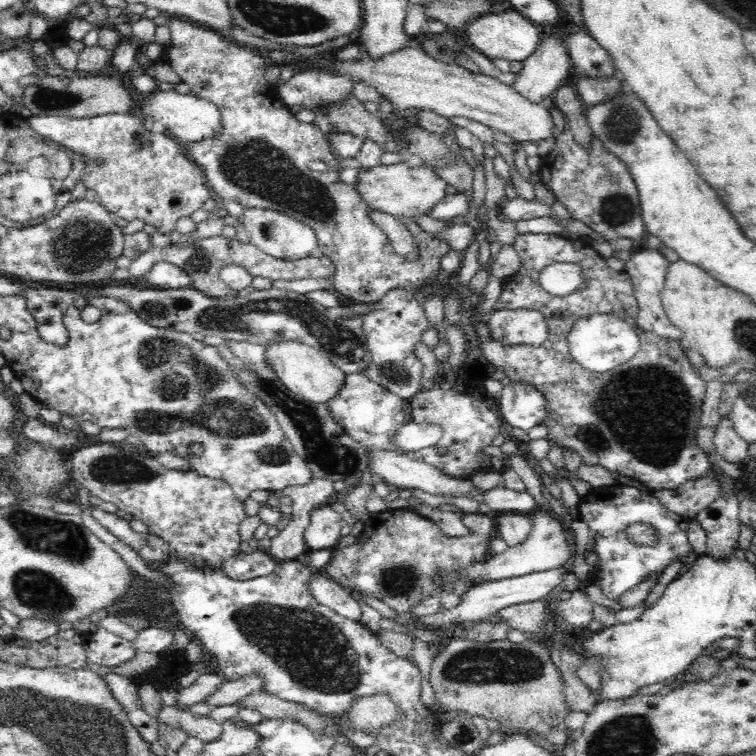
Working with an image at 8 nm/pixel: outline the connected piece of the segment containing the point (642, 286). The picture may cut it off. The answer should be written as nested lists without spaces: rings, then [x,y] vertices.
[[[638,245],[633,251],[630,260],[625,262],[625,271],[632,279],[634,296],[639,306],[637,328],[653,332],[656,336],[683,342],[682,330],[672,324],[661,301],[661,290],[664,288],[669,266],[669,260],[666,260],[666,257],[661,252],[658,252],[655,248]]]

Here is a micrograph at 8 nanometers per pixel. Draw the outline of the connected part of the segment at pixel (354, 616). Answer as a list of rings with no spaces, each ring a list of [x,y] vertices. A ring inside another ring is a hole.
[[[314,573],[309,580],[309,591],[316,602],[331,608],[335,613],[353,621],[358,621],[362,616],[362,603],[354,599],[350,590],[327,575]]]

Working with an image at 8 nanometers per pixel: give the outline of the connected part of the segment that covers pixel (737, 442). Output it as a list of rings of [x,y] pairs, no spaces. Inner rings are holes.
[[[730,416],[722,417],[714,432],[713,442],[716,445],[716,453],[725,461],[737,465],[751,461],[749,444],[735,432]]]

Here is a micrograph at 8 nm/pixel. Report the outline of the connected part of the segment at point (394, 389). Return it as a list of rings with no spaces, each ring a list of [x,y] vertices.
[[[397,289],[386,294],[380,301],[370,304],[373,305],[371,312],[362,314],[366,347],[372,355],[372,362],[366,366],[363,374],[369,380],[406,400],[422,391],[422,362],[414,354],[414,346],[417,342],[422,342],[422,334],[430,328],[430,324],[420,304],[420,298],[409,296],[402,289]]]

